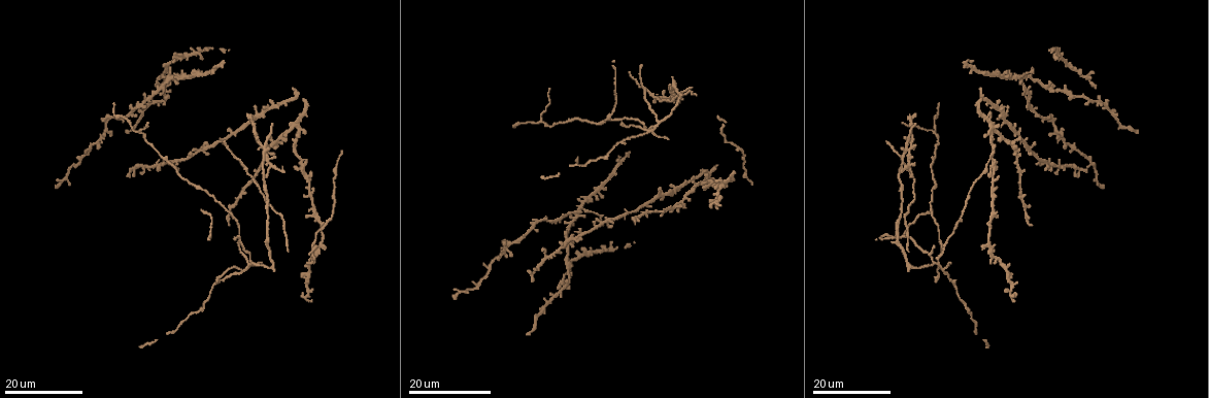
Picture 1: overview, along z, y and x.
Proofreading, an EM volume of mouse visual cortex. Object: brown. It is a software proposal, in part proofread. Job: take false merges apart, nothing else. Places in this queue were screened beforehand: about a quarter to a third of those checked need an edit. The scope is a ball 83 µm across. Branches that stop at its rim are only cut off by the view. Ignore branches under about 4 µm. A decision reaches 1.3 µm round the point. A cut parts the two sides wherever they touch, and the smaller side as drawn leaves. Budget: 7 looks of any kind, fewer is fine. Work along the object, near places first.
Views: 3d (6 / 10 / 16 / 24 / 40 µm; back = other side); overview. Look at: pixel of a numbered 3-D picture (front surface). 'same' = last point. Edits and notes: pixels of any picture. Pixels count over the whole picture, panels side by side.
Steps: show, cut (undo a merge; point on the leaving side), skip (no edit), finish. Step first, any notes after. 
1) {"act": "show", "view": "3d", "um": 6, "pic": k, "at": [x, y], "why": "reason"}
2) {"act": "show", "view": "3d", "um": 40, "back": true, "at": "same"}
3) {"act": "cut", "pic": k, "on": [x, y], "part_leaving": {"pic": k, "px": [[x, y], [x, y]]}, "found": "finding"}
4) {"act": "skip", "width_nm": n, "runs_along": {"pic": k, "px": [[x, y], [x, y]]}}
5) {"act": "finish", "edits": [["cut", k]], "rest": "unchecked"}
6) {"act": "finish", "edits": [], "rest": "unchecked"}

{"act": "show", "view": "3d", "um": 16, "pic": 1, "at": [1014, 77], "why": "small branch off a trunk"}

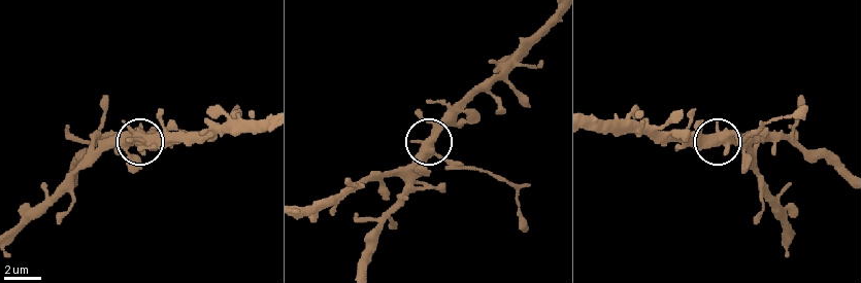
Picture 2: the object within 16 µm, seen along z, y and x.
{"act": "show", "view": "3d", "um": 10, "pic": 2, "at": [721, 132]}

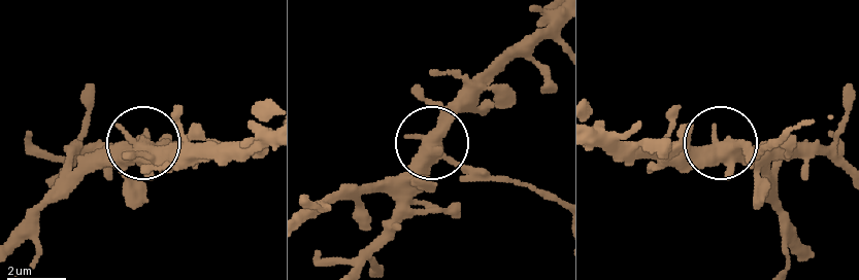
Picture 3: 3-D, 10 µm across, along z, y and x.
{"act": "show", "view": "3d", "um": 6, "pic": 3, "at": [725, 143]}

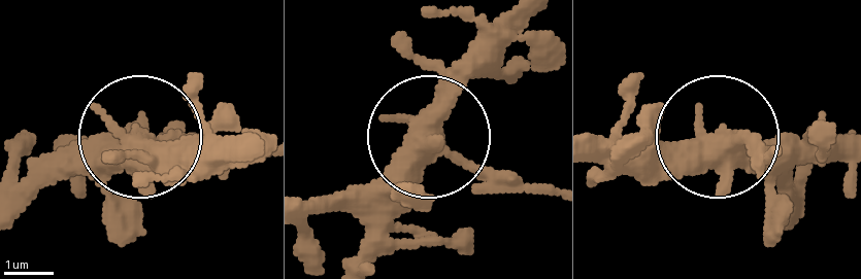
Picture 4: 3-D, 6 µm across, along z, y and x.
{"act": "cut", "pic": 4, "on": [515, 185], "arms": 5, "part_leaving": {"pic": 4, "px": [[454, 158], [549, 186]]}, "found": "a second neuron is stuck on"}

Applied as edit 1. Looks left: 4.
{"act": "show", "view": "3d", "um": 24, "pic": 1, "at": [934, 132], "why": "branch point"}

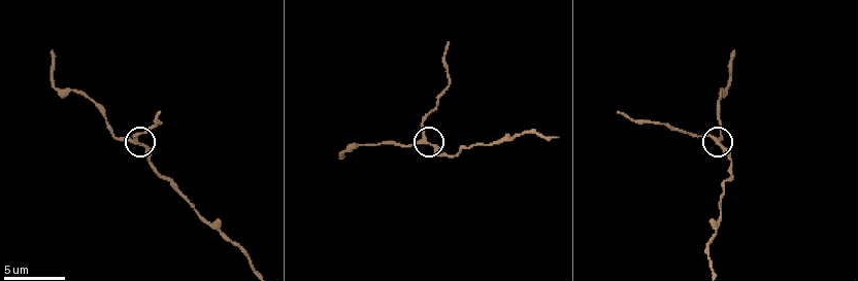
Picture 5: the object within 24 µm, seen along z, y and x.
{"act": "show", "view": "3d", "um": 10, "pic": 5, "at": [424, 137]}

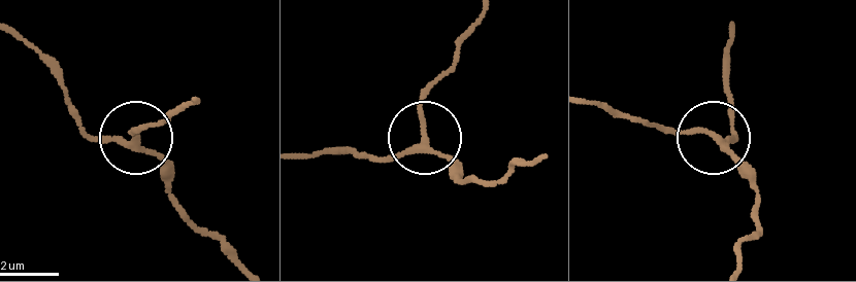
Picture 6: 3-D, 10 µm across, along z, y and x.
{"act": "skip", "arms": 3, "runs_along": {"pic": 6, "px": [[738, 262], [756, 231], [746, 167], [712, 135], [648, 122]]}, "found": "all the same neuron"}

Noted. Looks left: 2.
{"act": "show", "view": "3d", "um": 24, "pic": 1, "at": [1023, 208], "why": "small branch off a trunk"}

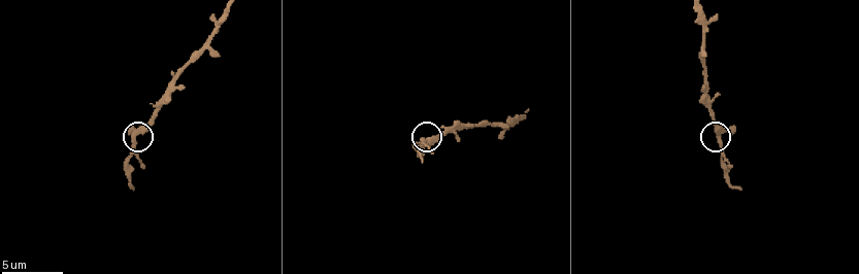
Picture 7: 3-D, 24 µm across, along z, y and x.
{"act": "show", "view": "3d", "um": 6, "pic": 7, "at": [136, 136]}

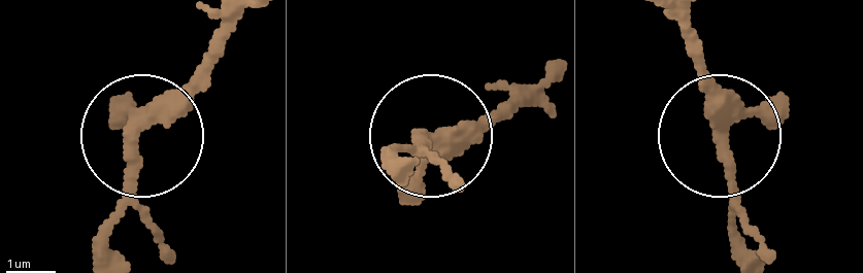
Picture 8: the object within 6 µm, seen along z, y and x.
{"act": "skip", "width_nm": 300, "runs_along": {"pic": 8, "px": [[530, 92], [428, 133], [403, 157]]}, "found": "one neuron here"}

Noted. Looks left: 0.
{"act": "finish", "edits": [["cut", 4]], "rest": "unchecked"}

